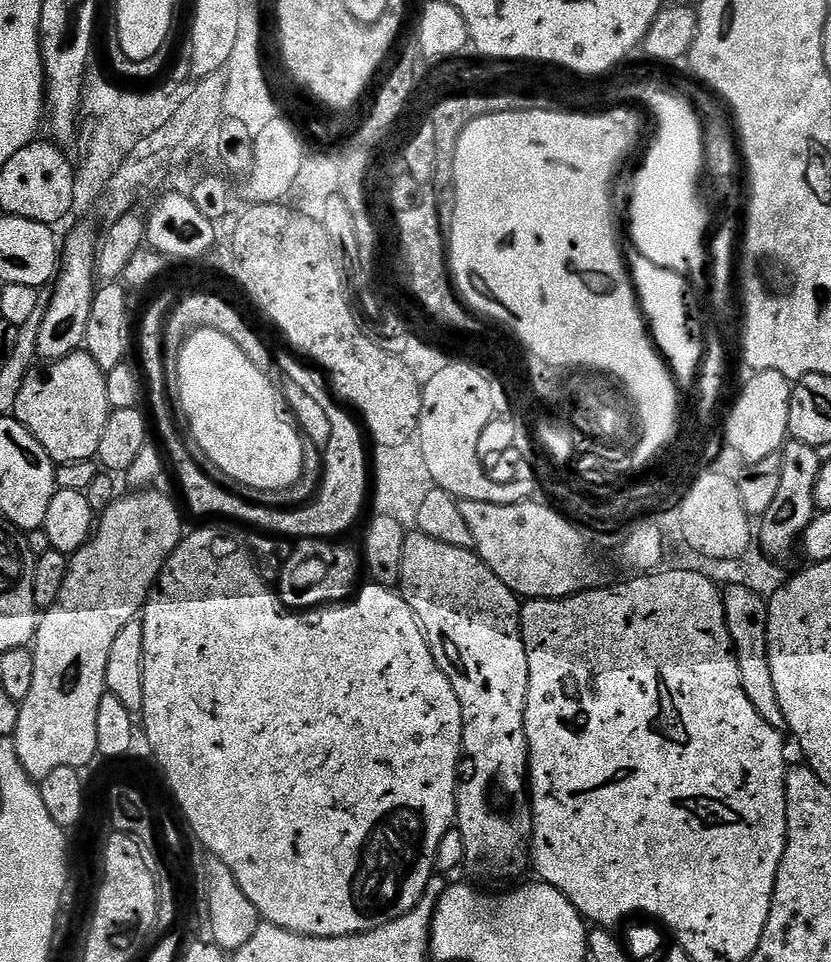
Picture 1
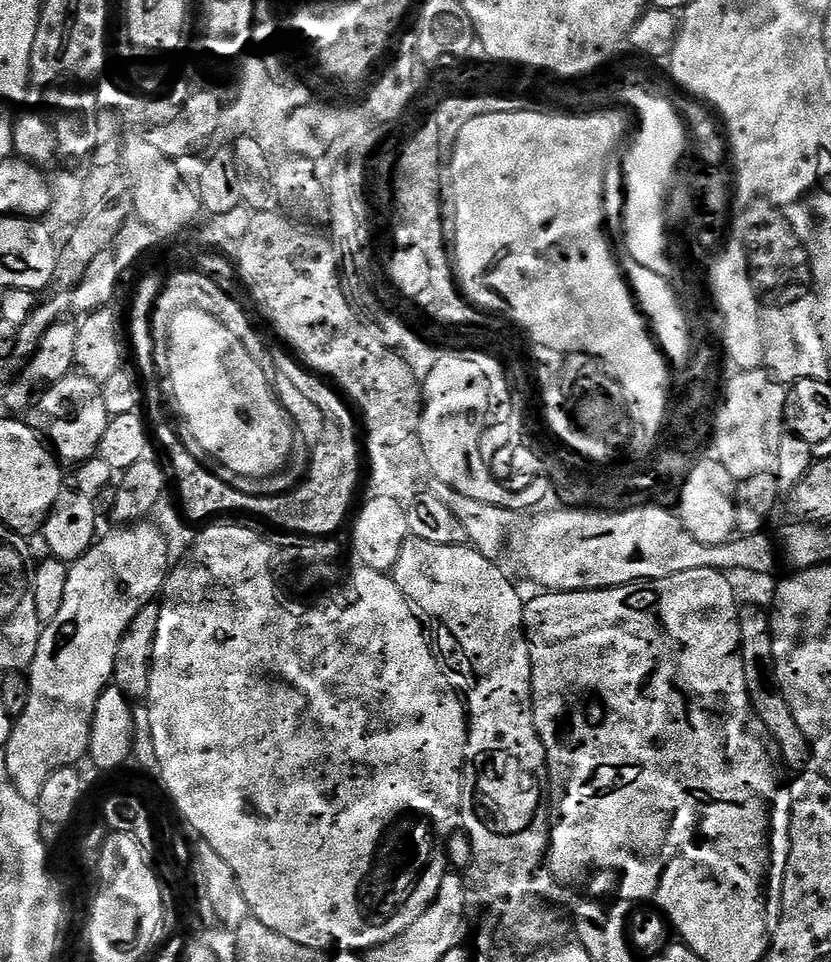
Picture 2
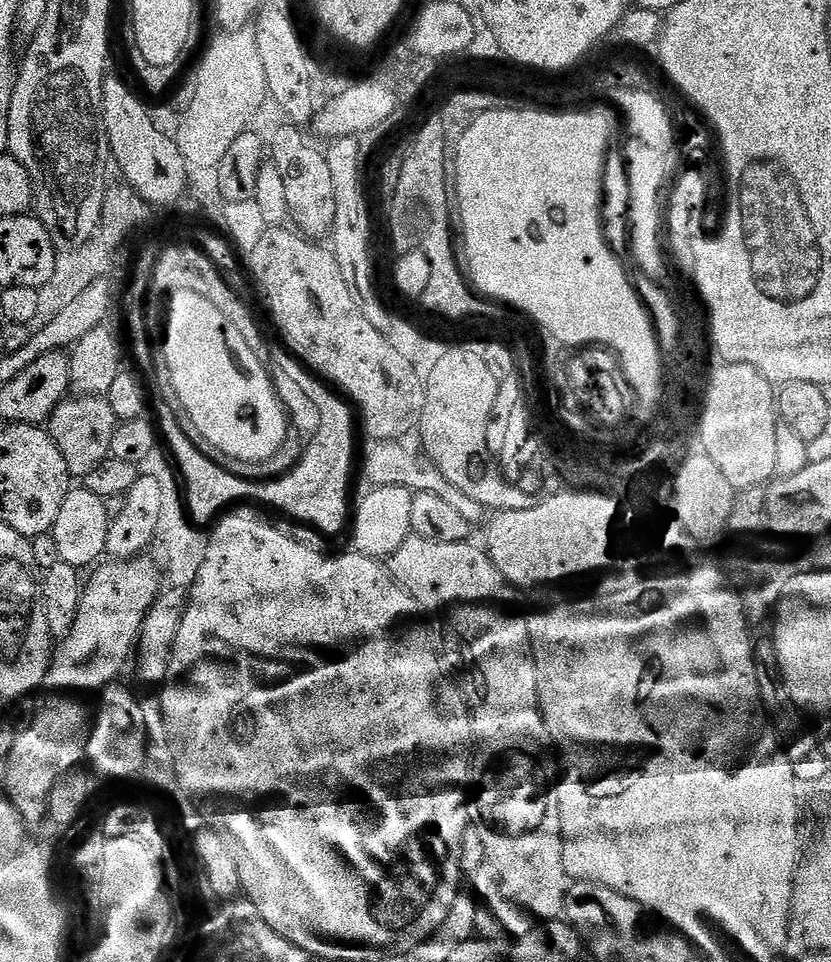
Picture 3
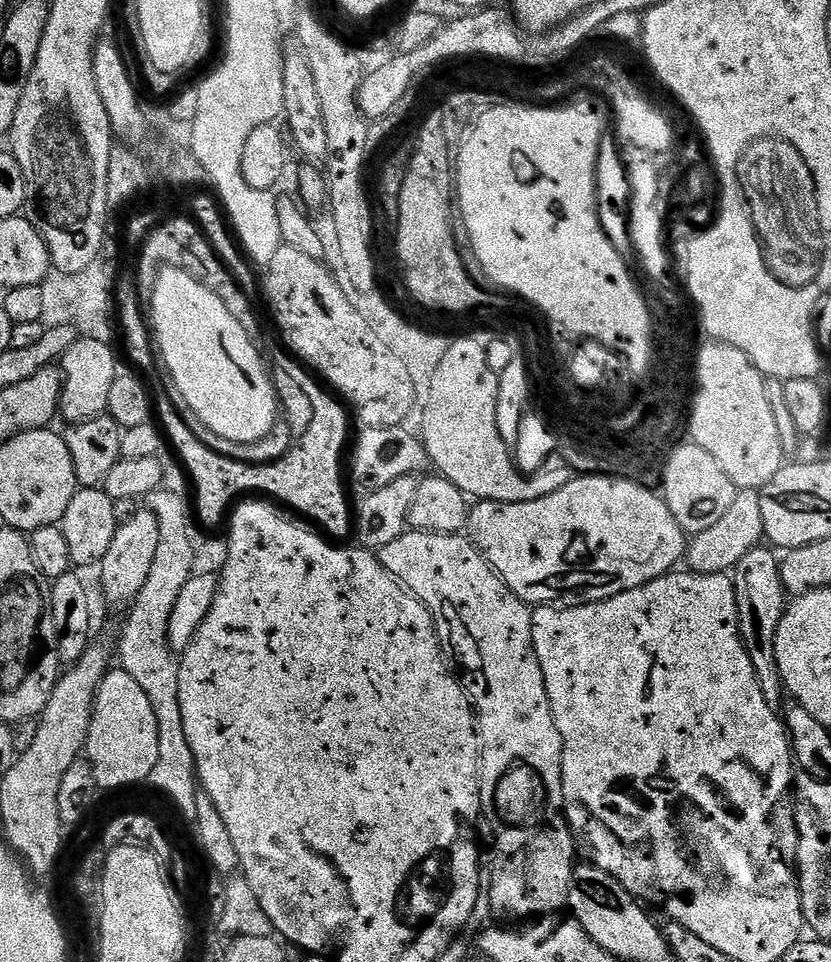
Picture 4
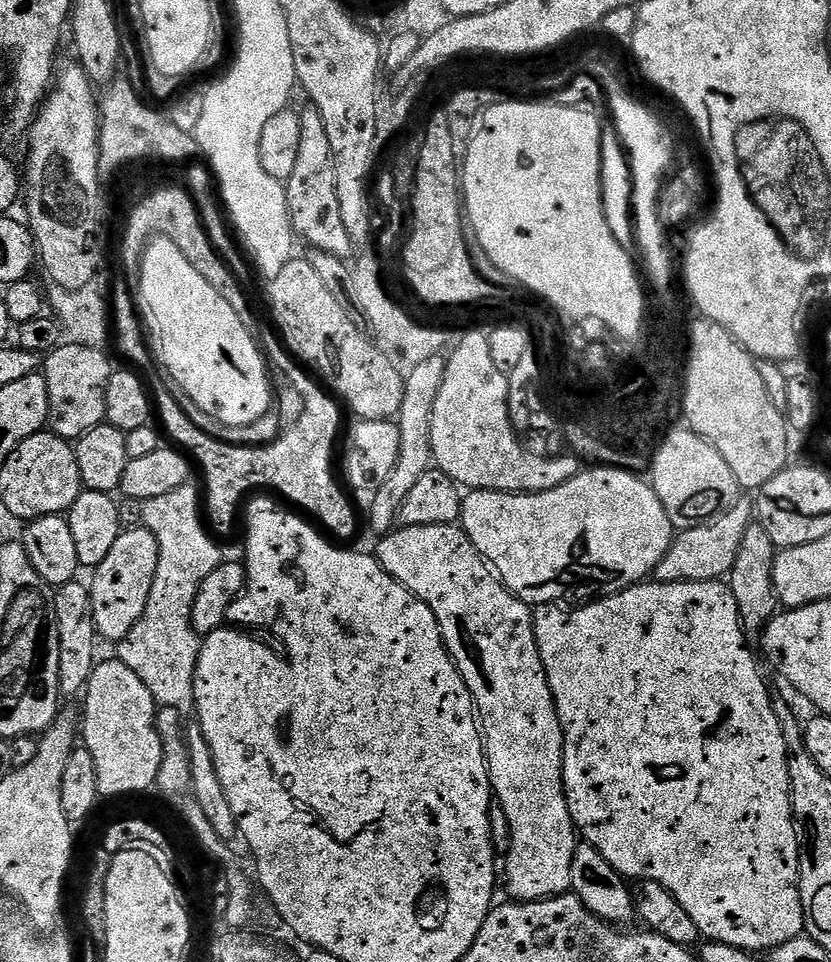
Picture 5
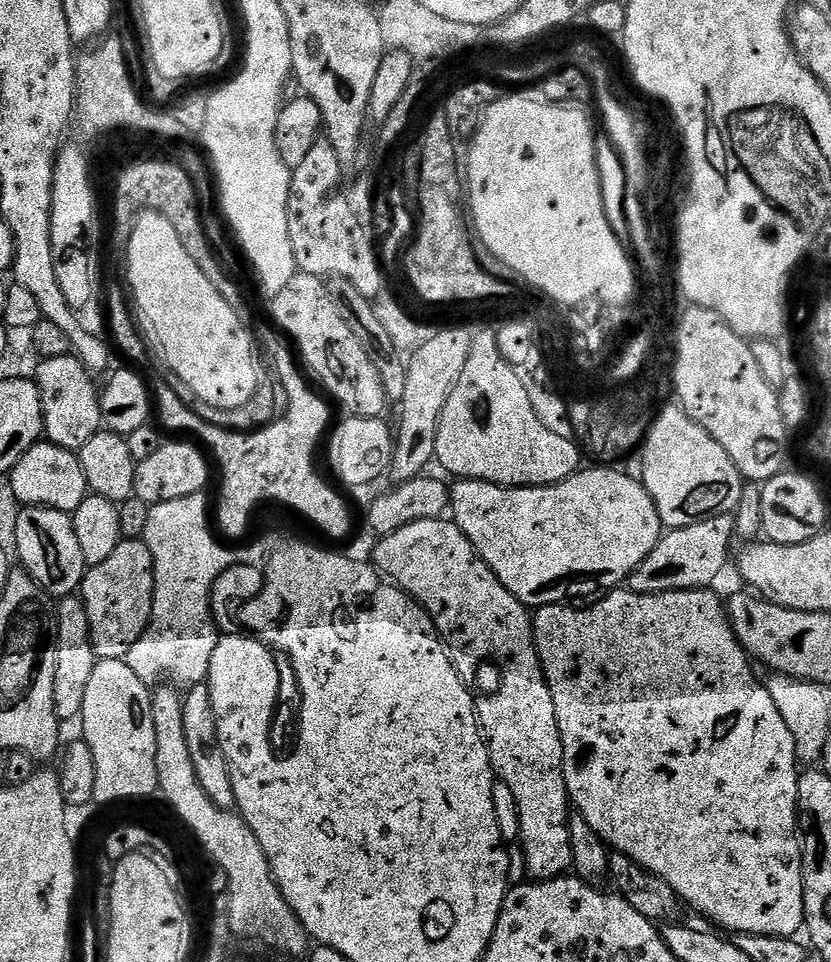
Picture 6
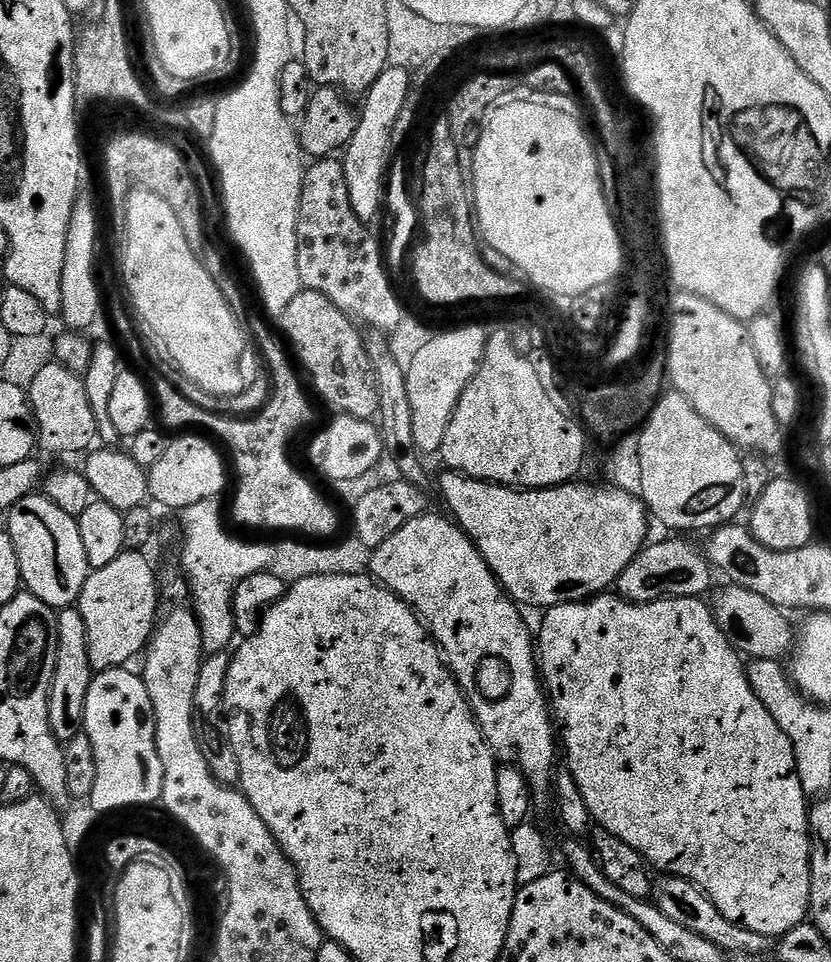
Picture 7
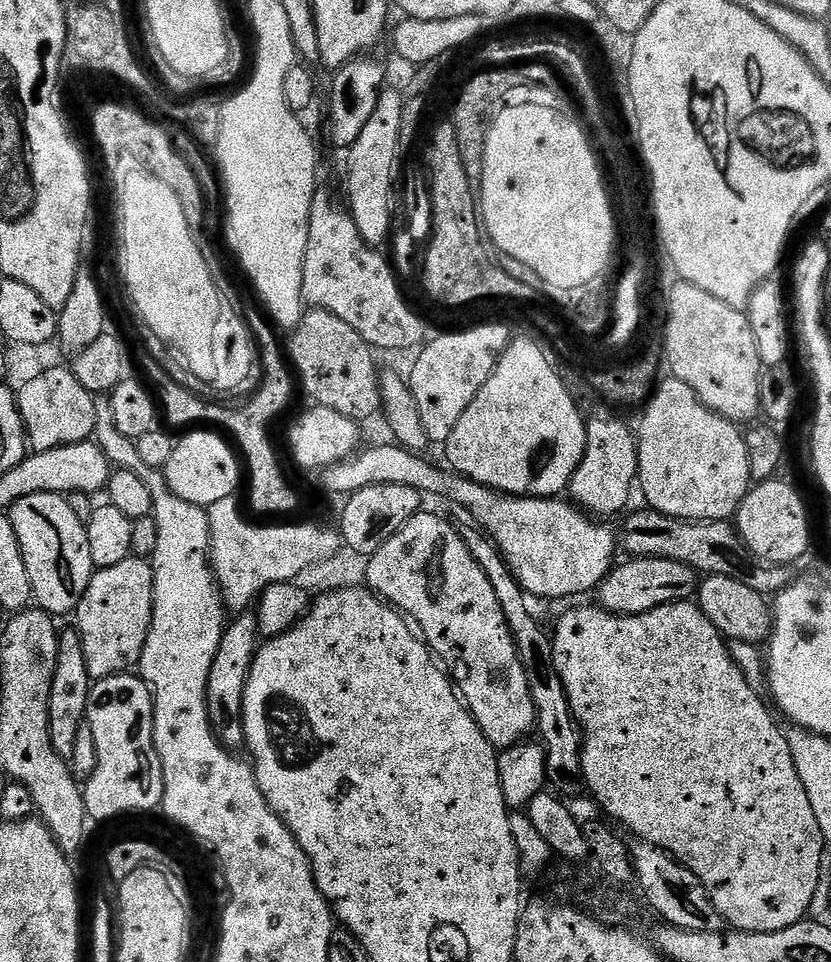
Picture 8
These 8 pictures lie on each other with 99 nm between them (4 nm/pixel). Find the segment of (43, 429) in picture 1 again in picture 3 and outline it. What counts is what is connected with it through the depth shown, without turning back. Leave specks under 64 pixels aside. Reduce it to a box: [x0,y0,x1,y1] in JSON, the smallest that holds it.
[46,394,117,478]

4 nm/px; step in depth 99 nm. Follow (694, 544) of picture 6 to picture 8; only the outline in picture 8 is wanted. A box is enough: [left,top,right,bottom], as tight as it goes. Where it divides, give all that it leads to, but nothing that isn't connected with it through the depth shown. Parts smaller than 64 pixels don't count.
[598,557,697,615]

